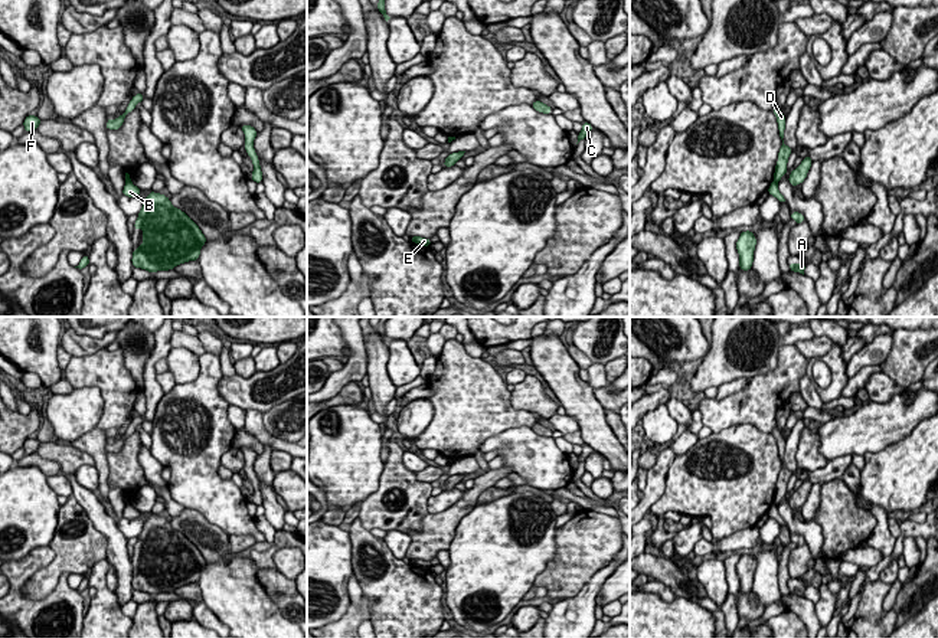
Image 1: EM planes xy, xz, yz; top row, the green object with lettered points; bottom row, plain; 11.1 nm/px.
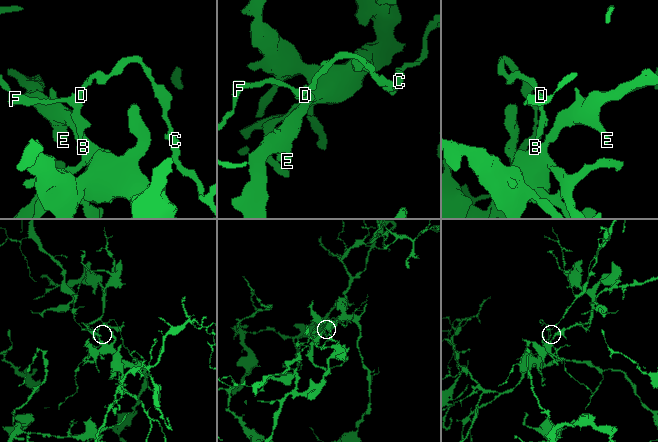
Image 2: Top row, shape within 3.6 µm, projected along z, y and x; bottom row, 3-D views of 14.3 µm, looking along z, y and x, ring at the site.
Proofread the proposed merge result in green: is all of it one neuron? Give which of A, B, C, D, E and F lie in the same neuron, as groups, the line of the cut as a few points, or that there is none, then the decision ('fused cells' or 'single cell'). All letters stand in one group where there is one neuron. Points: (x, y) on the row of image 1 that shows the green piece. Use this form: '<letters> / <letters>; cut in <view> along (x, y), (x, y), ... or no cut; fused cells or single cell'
A B E / C D F; cut in xy along (130, 179), (126, 182); fused cells

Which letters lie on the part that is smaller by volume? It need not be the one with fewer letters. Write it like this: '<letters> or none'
C, D, F

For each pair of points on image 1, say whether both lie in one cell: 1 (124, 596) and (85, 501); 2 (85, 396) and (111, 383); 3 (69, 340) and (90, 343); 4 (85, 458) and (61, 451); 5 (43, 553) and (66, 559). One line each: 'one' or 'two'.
1: one
2: two
3: one
4: one
5: two

